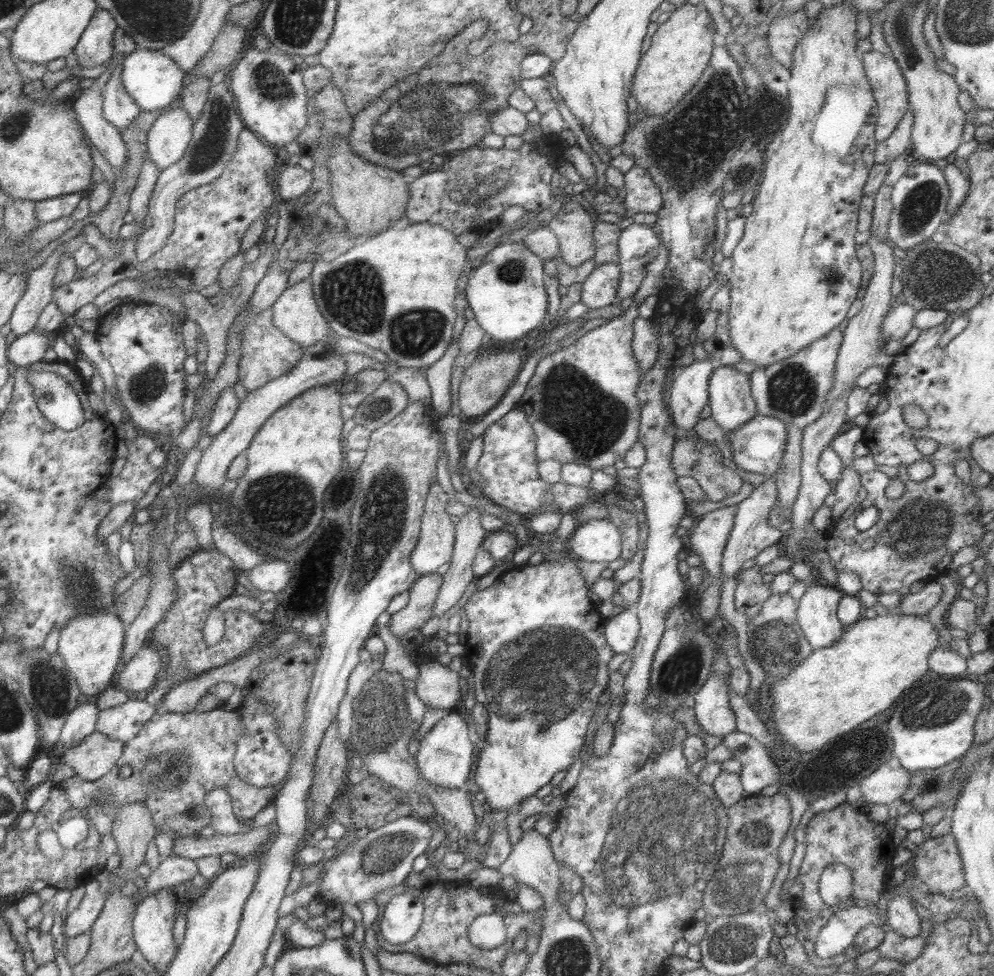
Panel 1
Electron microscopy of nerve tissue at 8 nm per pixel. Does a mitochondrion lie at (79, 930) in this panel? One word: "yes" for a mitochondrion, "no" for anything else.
no

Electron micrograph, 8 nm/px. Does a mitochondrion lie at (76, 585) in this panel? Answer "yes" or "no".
yes

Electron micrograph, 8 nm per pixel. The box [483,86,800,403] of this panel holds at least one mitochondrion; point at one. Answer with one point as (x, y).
(511, 271)

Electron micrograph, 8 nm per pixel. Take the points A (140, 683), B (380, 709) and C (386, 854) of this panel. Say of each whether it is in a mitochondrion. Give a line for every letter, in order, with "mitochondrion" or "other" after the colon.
A: other
B: mitochondrion
C: mitochondrion

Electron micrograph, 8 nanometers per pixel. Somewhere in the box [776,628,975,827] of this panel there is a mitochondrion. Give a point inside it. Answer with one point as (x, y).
(951, 703)

